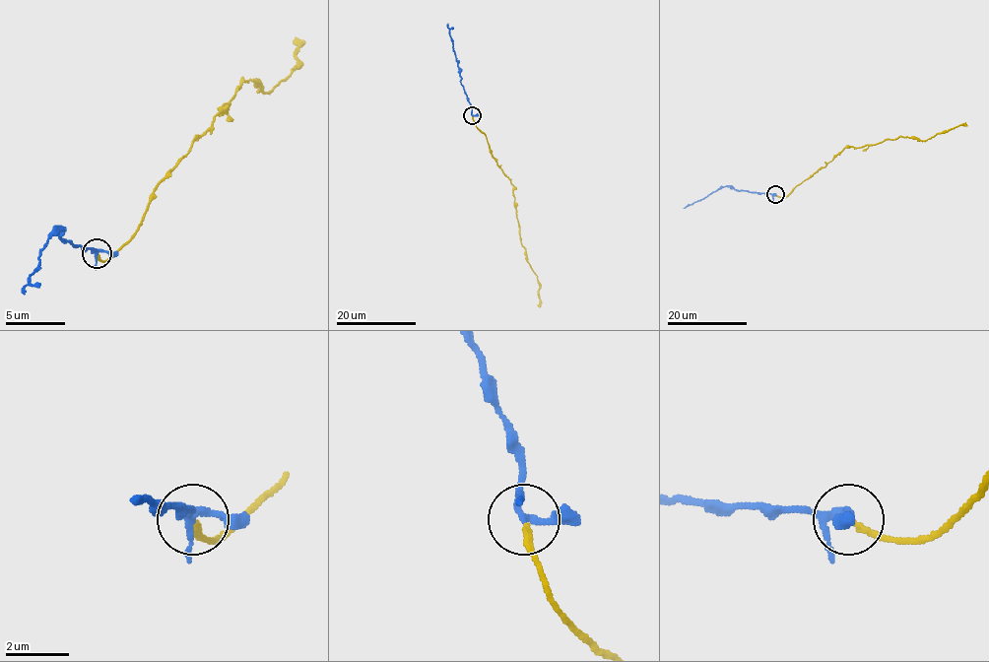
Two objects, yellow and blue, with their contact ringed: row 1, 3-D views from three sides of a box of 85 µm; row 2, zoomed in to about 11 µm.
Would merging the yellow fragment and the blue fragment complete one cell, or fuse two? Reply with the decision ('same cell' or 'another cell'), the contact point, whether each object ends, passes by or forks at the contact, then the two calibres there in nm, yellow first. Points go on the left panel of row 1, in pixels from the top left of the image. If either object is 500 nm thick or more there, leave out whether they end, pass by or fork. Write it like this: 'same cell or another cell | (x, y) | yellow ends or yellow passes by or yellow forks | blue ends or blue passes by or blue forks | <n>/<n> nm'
same cell | (97, 253) | yellow ends | blue forks | 190/170 nm

